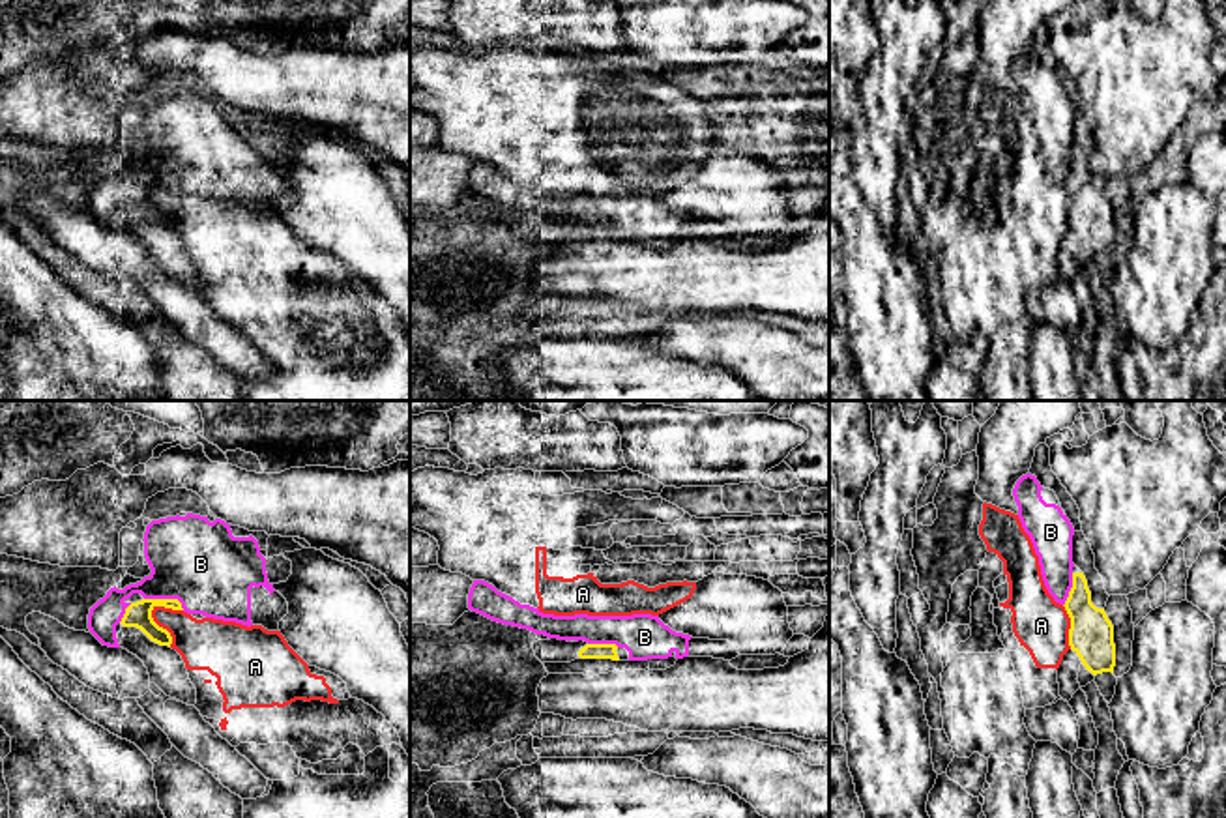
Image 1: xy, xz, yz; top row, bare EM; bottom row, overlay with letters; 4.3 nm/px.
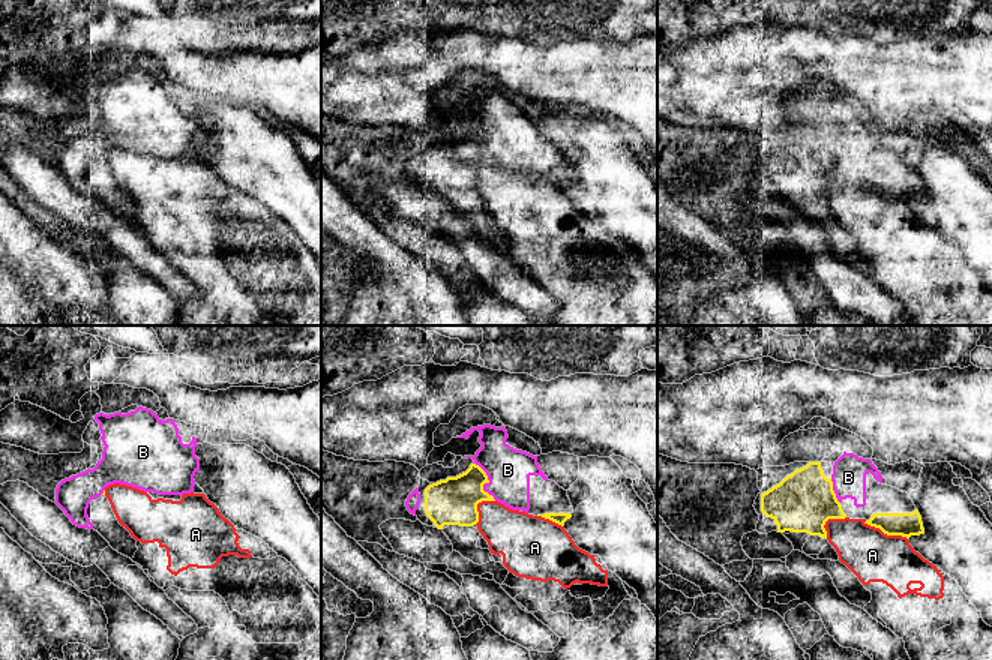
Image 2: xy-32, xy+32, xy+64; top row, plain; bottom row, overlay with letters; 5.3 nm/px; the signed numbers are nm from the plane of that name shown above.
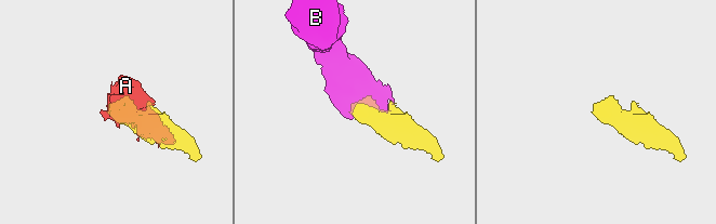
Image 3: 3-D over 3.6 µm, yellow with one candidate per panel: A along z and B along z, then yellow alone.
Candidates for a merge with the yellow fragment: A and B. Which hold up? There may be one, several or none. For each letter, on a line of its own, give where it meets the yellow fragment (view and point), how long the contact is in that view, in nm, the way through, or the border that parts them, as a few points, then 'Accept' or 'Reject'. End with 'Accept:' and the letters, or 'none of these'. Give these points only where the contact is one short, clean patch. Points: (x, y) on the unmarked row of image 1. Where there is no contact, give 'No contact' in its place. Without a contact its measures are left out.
A: Touches yellow at xy (161, 208). Shared border 200 nm. Reject
B: Touches yellow at xy (165, 180). Shared border 180 nm. Accept
Accept: B

